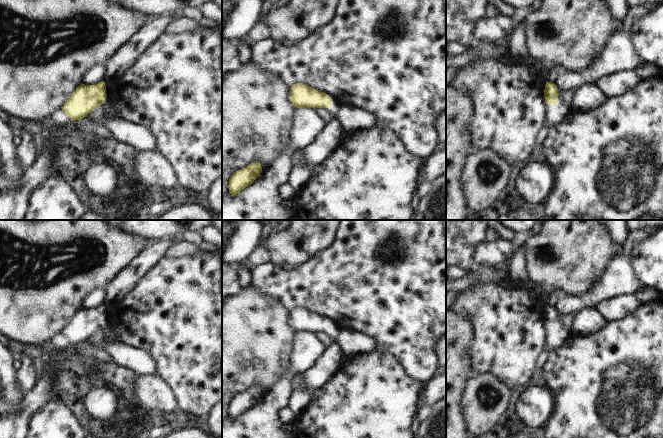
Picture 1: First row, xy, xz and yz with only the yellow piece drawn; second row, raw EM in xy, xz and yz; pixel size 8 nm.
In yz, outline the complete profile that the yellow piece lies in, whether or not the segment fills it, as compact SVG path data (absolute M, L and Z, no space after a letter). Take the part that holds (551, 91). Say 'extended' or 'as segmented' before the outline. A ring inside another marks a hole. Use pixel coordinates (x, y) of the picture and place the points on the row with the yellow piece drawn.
extended; M546 82L544 89L546 120L544 127L552 128L562 123L570 112L561 97L557 86L551 82Z

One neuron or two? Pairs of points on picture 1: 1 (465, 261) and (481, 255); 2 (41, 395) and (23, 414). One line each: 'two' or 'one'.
1: two
2: one

